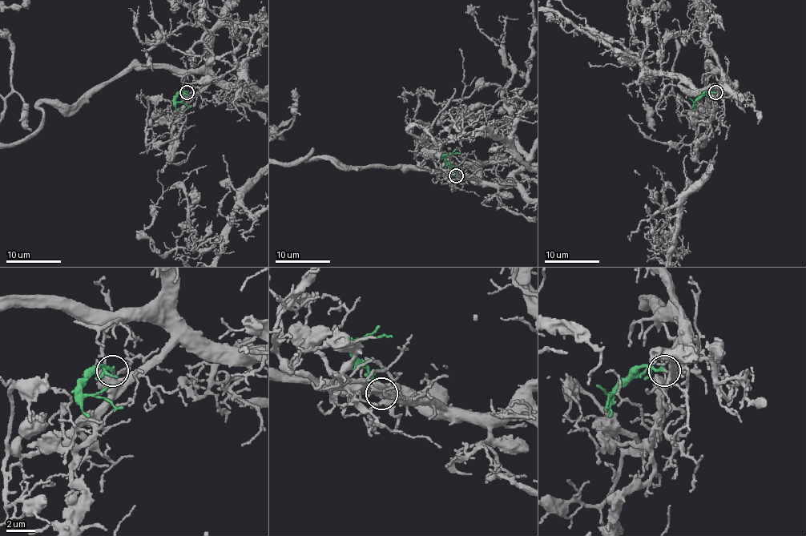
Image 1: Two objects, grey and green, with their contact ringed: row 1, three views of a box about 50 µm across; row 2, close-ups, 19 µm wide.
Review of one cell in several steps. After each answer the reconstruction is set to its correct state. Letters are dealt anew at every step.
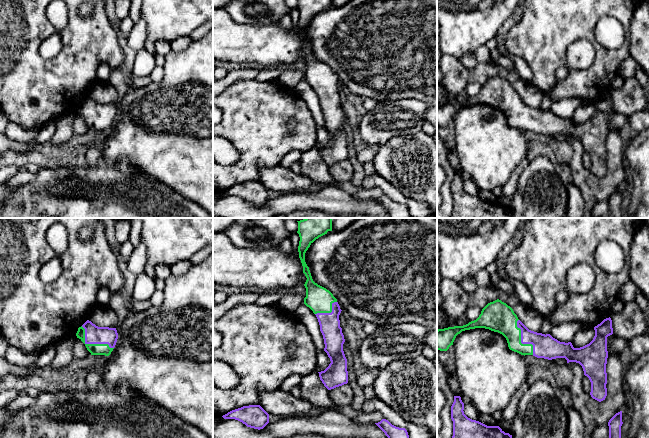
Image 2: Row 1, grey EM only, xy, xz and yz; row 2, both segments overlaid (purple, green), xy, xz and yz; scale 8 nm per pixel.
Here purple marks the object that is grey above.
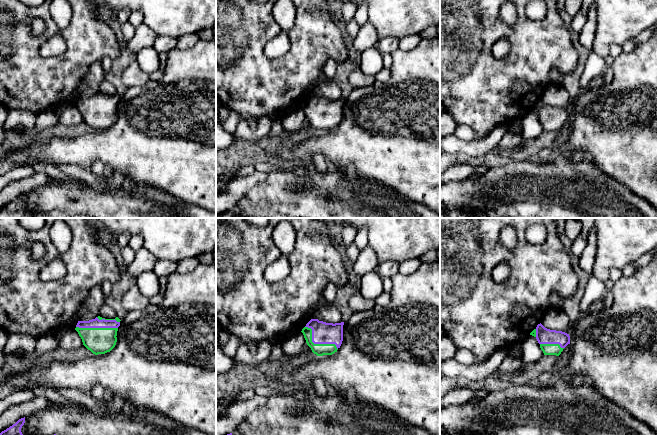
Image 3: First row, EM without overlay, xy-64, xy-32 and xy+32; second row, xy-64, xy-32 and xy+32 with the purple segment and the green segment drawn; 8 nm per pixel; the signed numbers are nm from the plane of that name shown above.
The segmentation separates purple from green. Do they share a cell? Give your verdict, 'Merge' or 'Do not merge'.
Merge

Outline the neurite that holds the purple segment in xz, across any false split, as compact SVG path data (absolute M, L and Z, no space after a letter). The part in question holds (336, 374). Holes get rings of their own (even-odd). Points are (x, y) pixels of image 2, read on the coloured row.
M305 218L297 222L297 233L300 237L299 258L307 278L304 284L304 304L313 311L320 325L325 344L324 351L331 363L324 371L318 373L324 386L331 390L348 383L347 359L343 351L345 339L339 320L342 310L333 294L313 281L305 262L305 253L316 239L332 231L332 218Z

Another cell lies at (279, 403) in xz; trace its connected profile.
M281 389L261 392L259 405L268 413L279 417L314 416L323 410L309 401L296 398Z

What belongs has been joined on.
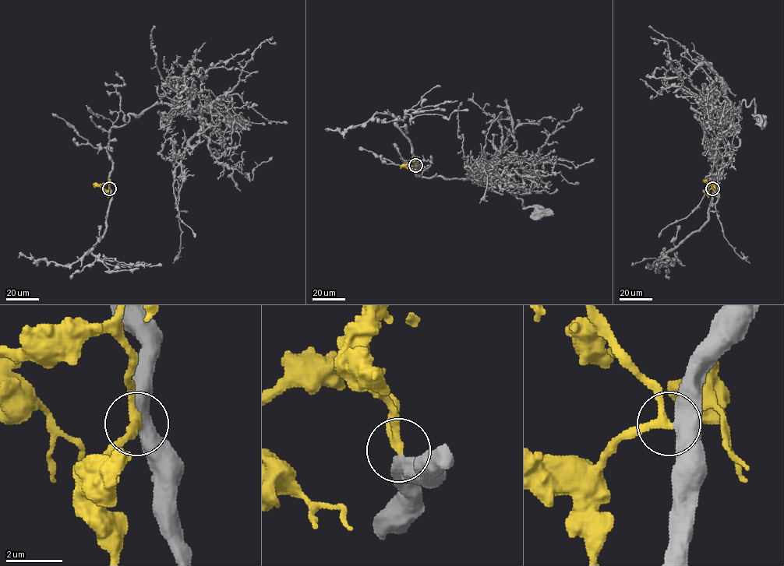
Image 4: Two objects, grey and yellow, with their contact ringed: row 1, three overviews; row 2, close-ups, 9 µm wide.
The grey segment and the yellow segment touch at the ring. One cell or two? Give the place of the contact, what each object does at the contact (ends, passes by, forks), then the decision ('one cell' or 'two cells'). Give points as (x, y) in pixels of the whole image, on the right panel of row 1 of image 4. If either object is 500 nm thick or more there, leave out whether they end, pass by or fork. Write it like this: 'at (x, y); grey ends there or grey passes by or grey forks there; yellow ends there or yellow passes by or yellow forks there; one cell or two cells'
at (712, 188); grey passes by; yellow passes by; one cell

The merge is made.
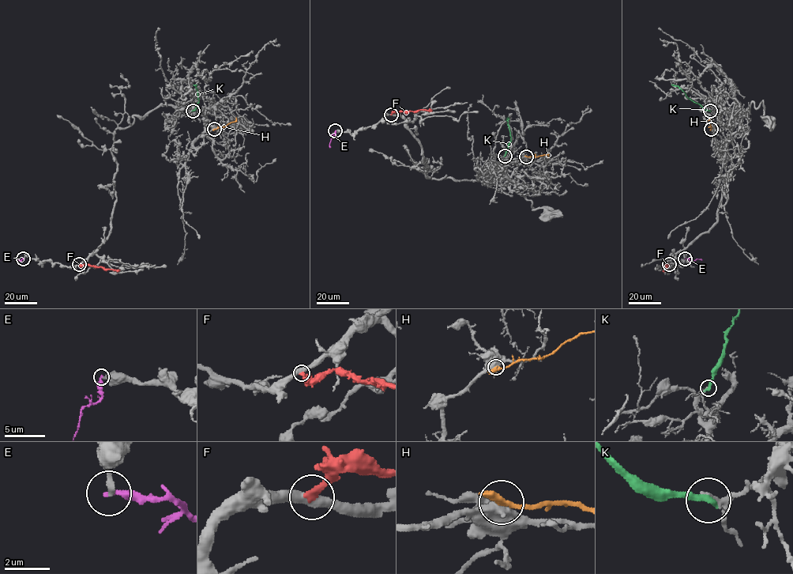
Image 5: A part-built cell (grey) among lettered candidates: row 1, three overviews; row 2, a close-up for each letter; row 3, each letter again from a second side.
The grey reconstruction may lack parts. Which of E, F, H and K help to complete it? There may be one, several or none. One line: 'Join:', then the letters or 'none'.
Join: none

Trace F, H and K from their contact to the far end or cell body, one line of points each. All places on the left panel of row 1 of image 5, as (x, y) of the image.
F: (79, 264), (120, 270)
H: (214, 129), (223, 127), (235, 121), (236, 118)
K: (193, 111), (199, 102), (196, 84)

